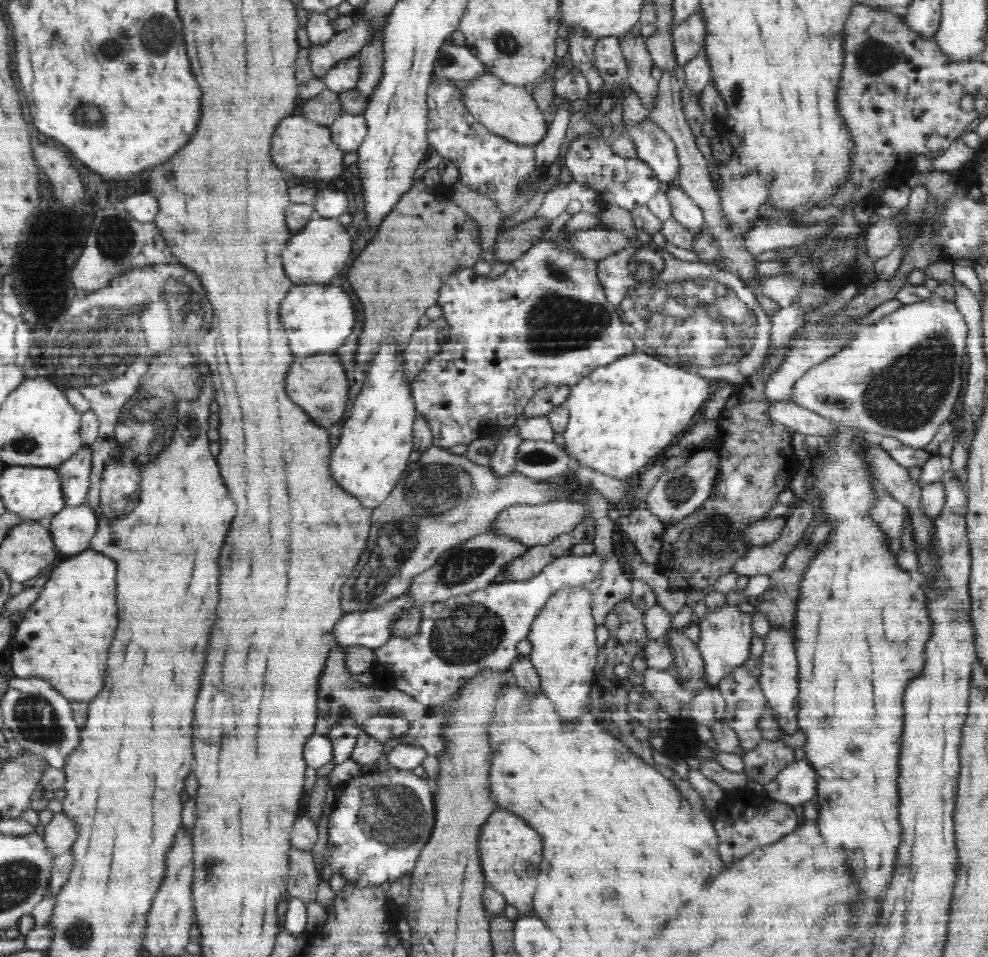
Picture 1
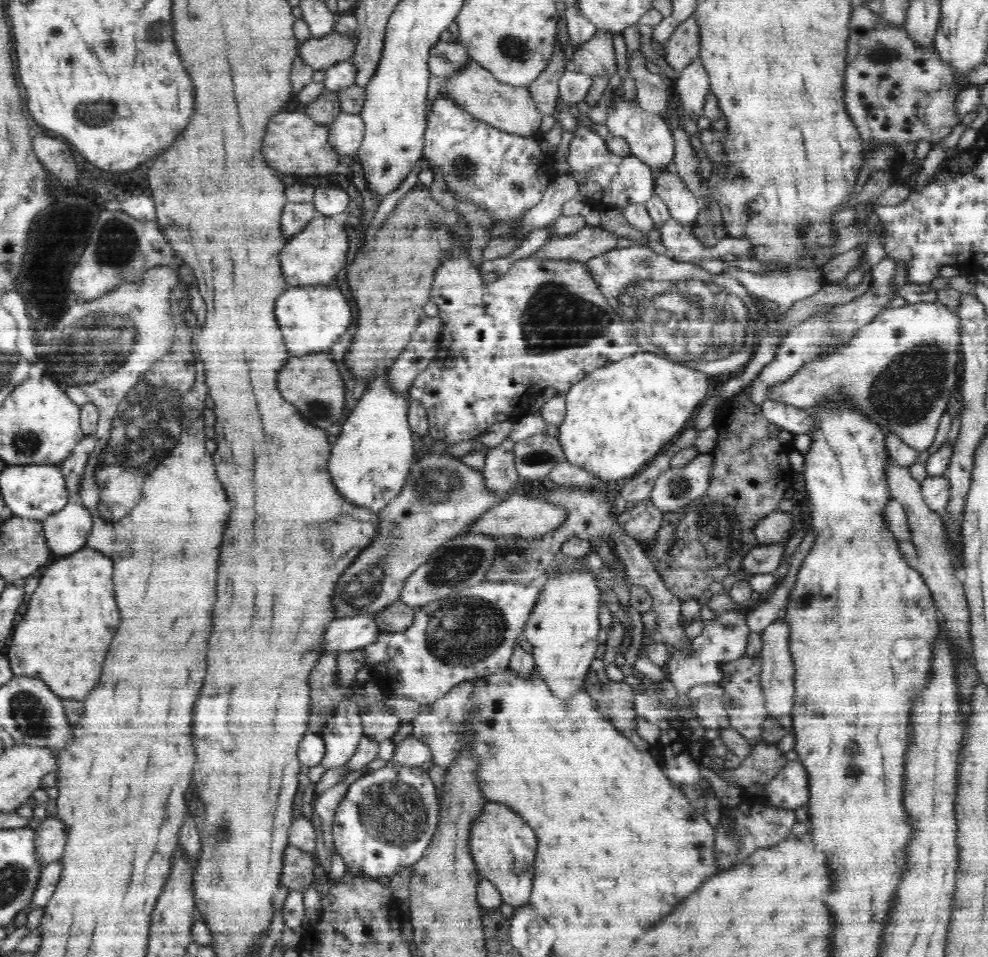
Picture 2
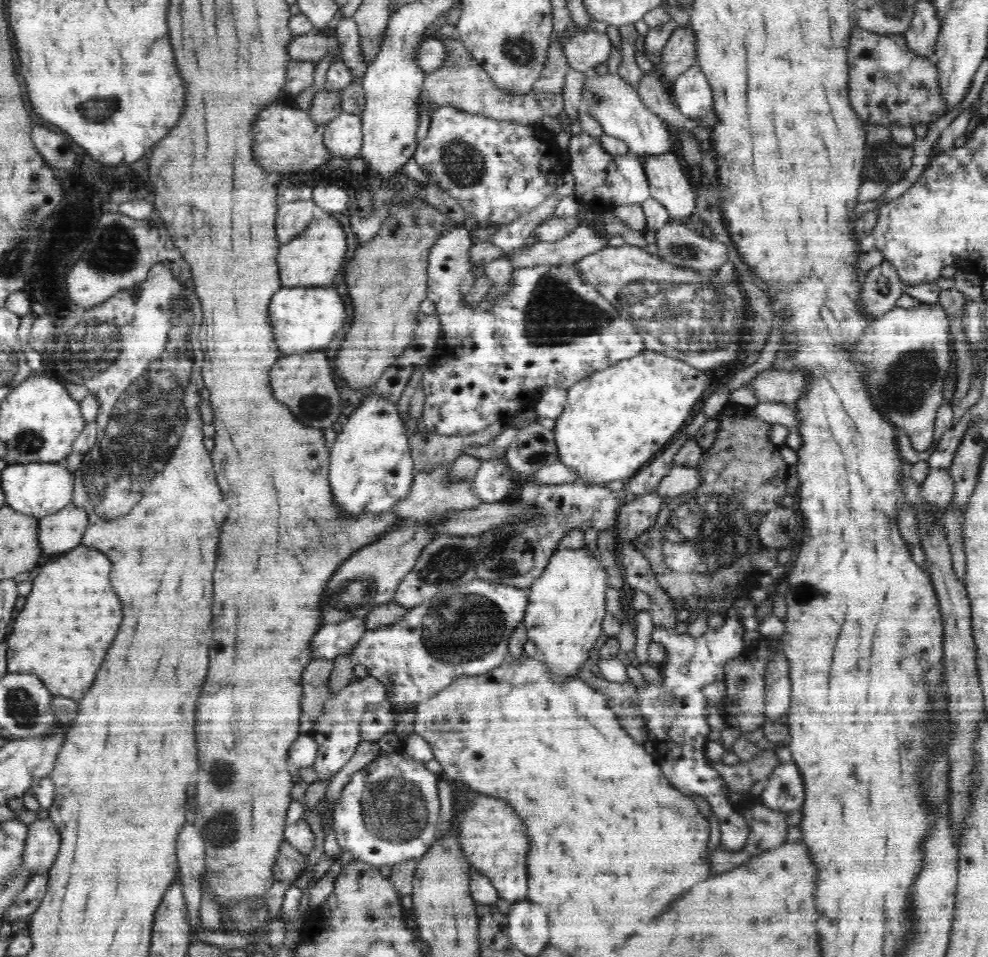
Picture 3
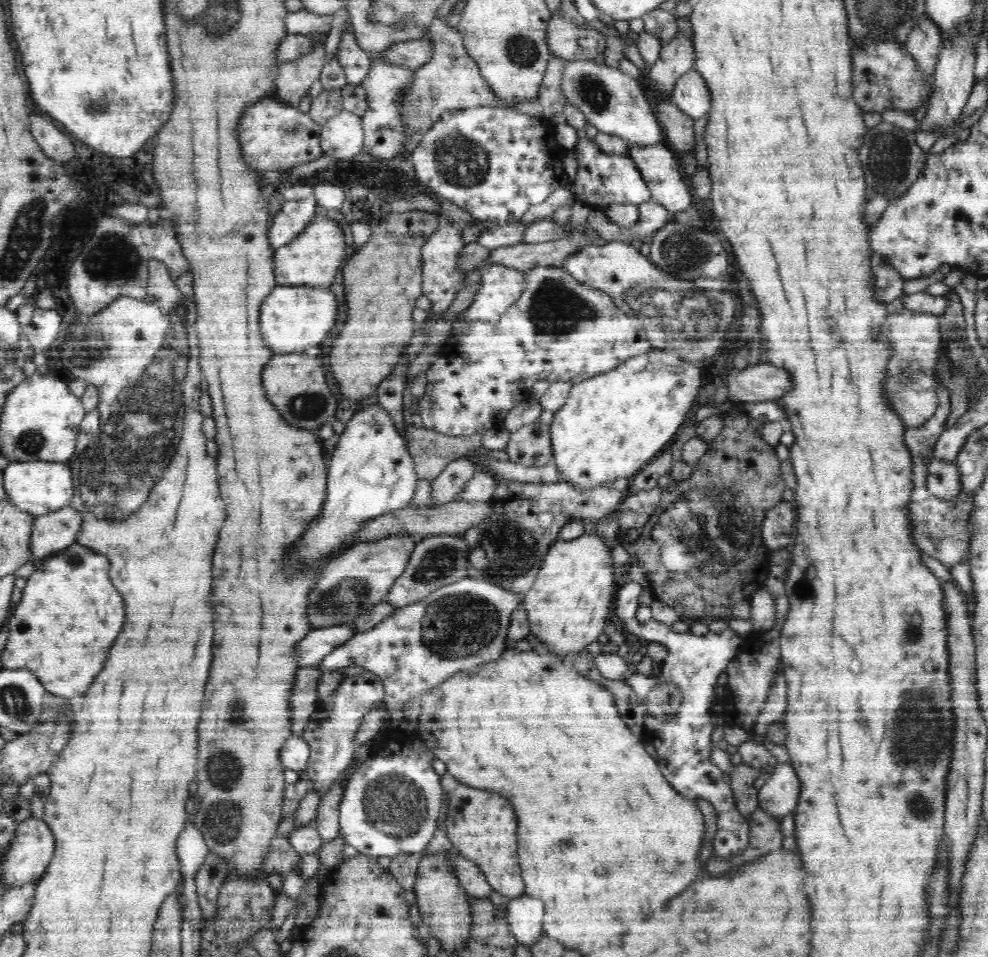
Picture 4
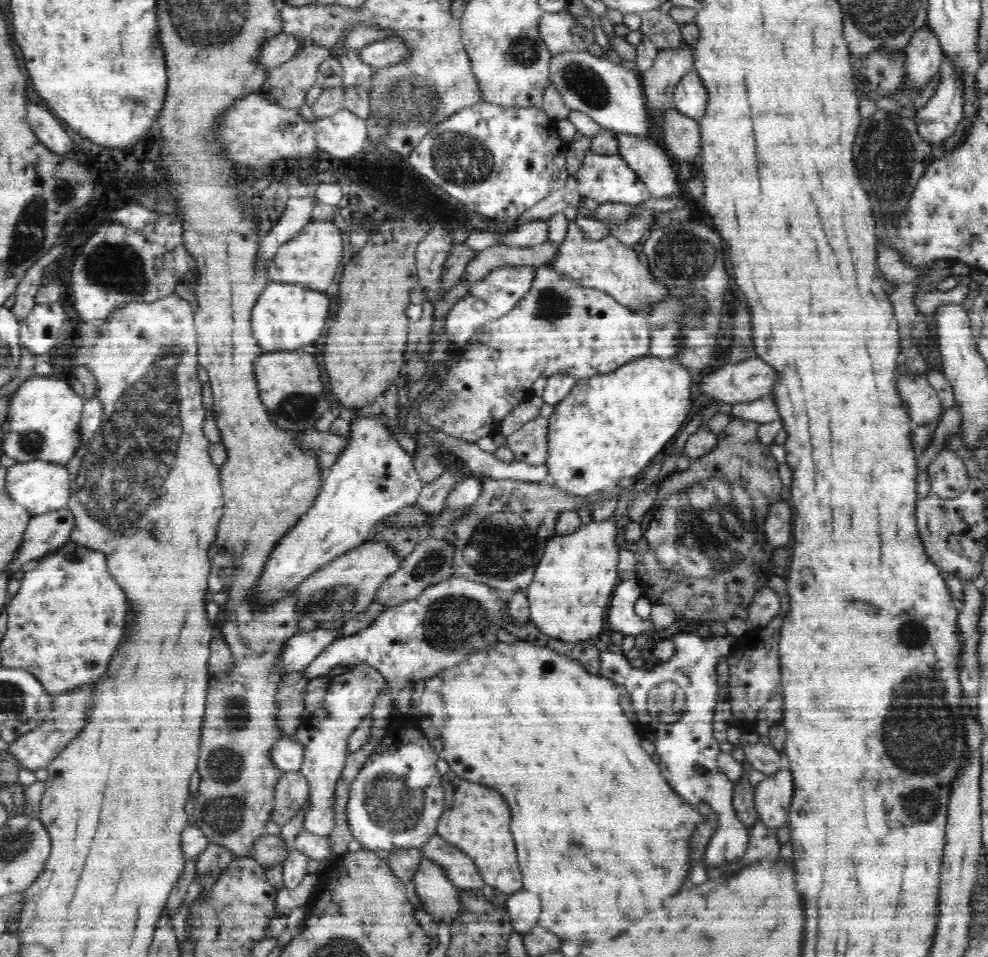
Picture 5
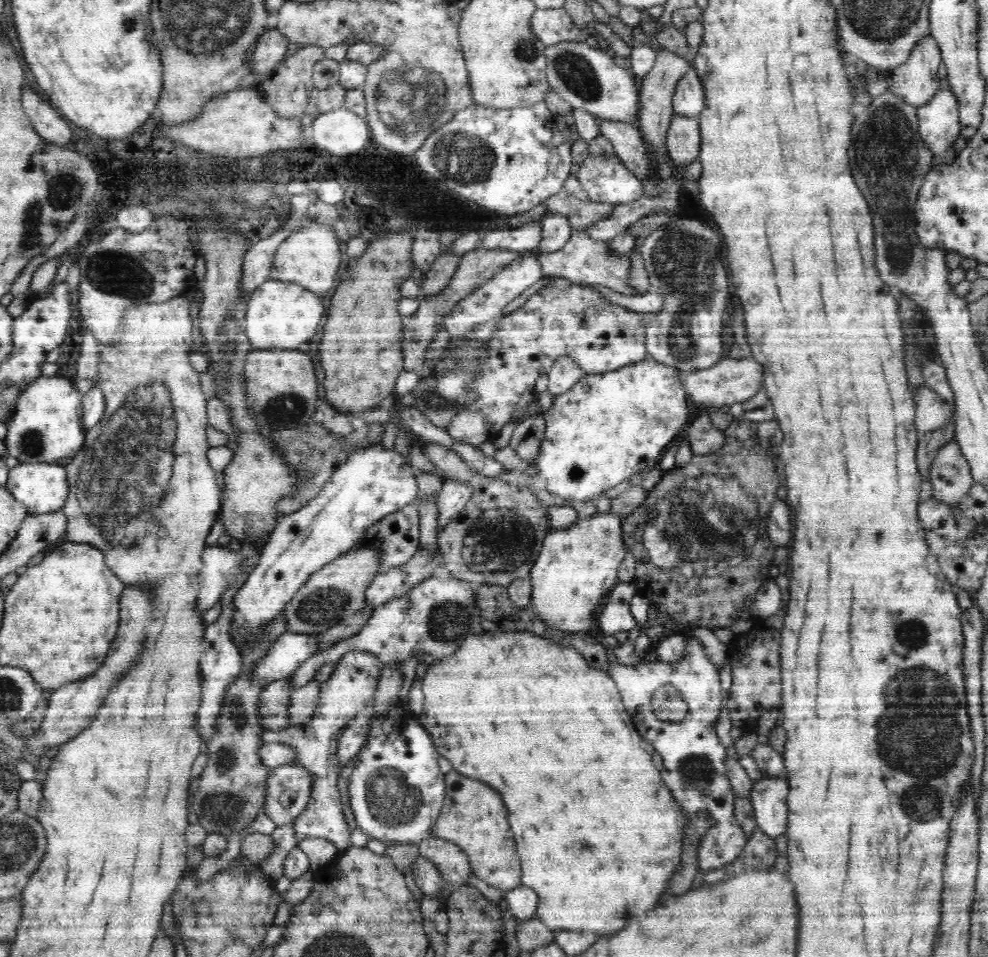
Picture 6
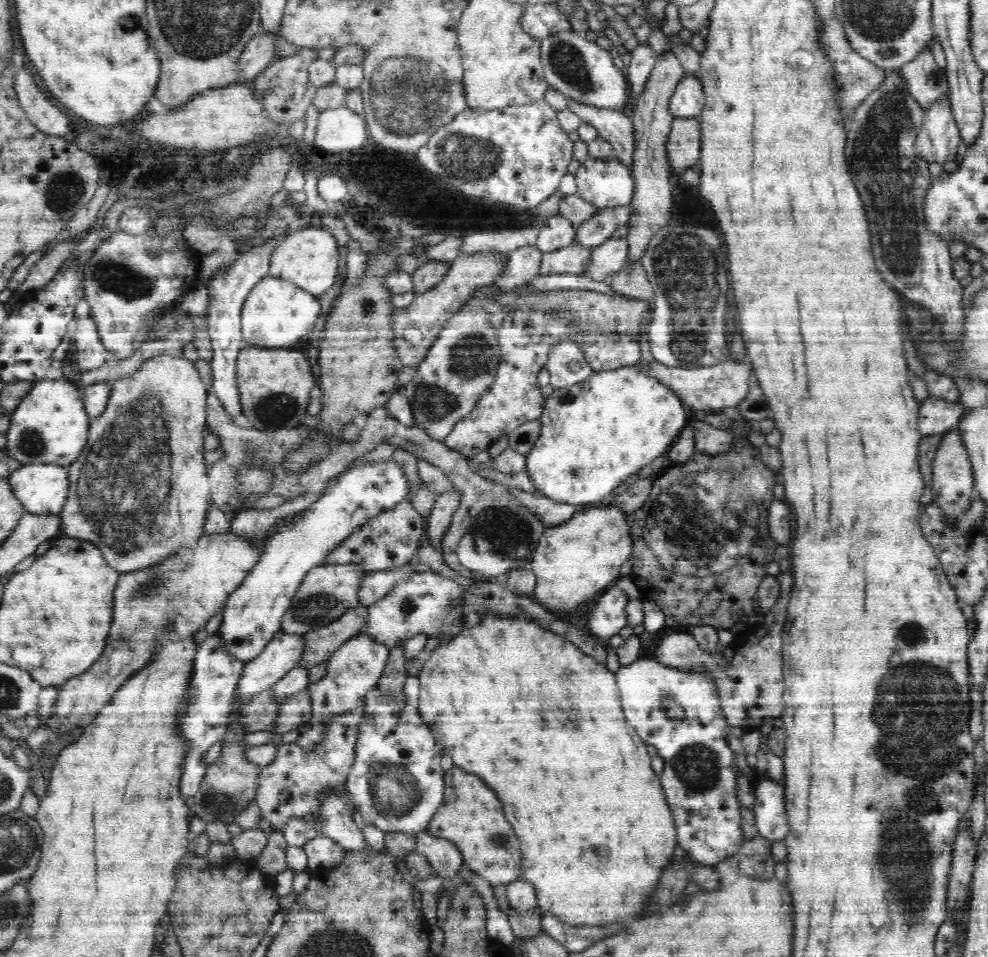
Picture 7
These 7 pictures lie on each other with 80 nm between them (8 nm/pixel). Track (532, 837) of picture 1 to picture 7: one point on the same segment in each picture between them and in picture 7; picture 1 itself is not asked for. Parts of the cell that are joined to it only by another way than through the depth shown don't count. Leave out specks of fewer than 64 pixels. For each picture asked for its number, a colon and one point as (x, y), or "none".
2: (503, 845)
3: (493, 837)
4: (482, 826)
5: (475, 820)
6: (473, 817)
7: (471, 817)

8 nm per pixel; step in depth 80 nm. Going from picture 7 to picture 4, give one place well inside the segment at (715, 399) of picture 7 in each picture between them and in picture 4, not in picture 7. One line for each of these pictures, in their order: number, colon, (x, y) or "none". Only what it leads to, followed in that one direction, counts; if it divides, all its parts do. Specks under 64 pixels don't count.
4: (757, 383)
5: (745, 381)
6: (730, 381)

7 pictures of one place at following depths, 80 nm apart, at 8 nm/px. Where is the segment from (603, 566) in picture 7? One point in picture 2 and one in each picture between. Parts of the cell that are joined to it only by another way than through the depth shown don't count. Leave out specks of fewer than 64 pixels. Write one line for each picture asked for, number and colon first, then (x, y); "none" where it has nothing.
2: (563, 628)
3: (566, 604)
4: (569, 603)
5: (571, 588)
6: (576, 568)

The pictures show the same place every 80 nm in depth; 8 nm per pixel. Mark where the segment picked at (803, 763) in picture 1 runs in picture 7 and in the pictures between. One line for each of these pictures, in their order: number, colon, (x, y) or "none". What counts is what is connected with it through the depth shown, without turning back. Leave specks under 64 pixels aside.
2: (789, 789)
3: (784, 791)
4: (779, 795)
5: (773, 795)
6: (769, 795)
7: (771, 820)

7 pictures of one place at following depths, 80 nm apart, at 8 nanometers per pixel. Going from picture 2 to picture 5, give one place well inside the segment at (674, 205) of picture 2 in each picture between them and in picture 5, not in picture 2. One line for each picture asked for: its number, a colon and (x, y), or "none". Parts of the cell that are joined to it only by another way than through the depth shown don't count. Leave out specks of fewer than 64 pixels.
3: (667, 183)
4: (658, 166)
5: (649, 162)

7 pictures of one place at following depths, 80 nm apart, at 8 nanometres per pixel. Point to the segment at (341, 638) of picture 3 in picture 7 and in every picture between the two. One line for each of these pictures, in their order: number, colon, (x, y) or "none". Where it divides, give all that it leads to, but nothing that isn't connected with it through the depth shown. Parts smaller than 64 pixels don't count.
4: (317, 644)
5: (302, 649)
6: (288, 652)
7: (281, 654)

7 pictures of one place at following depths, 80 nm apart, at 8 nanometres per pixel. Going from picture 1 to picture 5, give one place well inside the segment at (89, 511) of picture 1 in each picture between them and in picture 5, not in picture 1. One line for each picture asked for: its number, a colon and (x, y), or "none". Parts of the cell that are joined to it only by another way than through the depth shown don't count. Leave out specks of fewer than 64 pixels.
2: (67, 530)
3: (59, 532)
4: (58, 530)
5: (46, 533)

